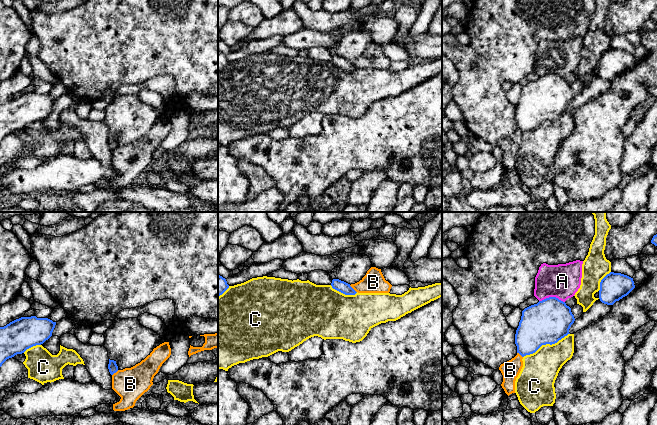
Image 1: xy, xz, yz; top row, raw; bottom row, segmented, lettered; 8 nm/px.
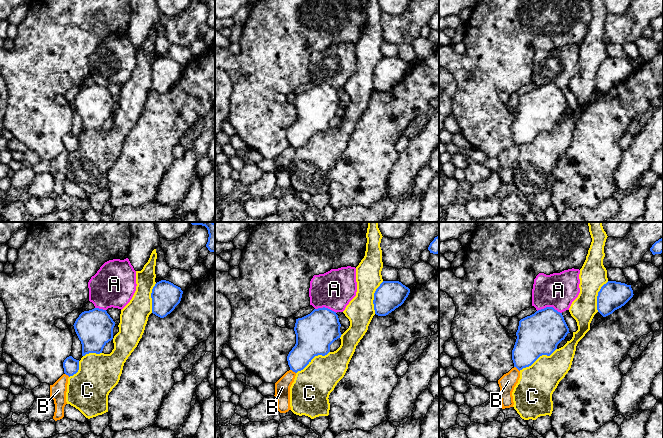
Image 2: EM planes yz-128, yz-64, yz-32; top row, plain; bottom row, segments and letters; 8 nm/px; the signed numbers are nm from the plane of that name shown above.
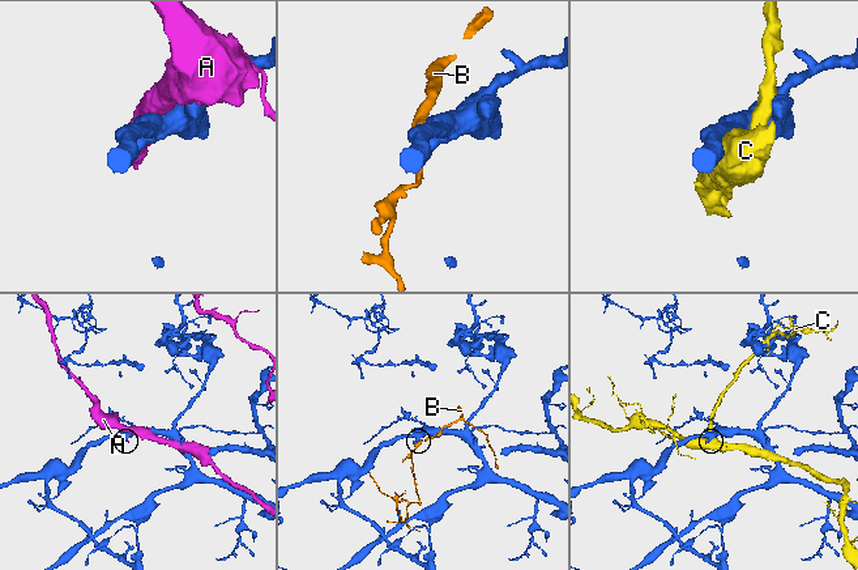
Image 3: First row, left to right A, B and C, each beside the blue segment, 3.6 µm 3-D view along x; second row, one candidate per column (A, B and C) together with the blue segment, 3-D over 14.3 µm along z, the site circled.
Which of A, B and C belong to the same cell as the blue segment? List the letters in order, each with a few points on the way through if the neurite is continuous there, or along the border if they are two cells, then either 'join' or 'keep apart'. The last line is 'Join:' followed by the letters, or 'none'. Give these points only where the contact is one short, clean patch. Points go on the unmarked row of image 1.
A: keep apart
B: border along xz (349, 61), (356, 68); keep apart
C: keep apart
Join: none

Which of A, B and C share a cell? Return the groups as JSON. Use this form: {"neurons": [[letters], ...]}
{"neurons": [["A"], ["B"], ["C"]]}

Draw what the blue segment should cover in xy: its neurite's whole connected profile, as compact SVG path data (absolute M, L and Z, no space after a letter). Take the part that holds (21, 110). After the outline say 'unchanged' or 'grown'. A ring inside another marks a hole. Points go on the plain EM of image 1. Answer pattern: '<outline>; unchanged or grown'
M36 92L21 93L0 103L0 143L9 134L43 120L52 112L56 98Z; unchanged

